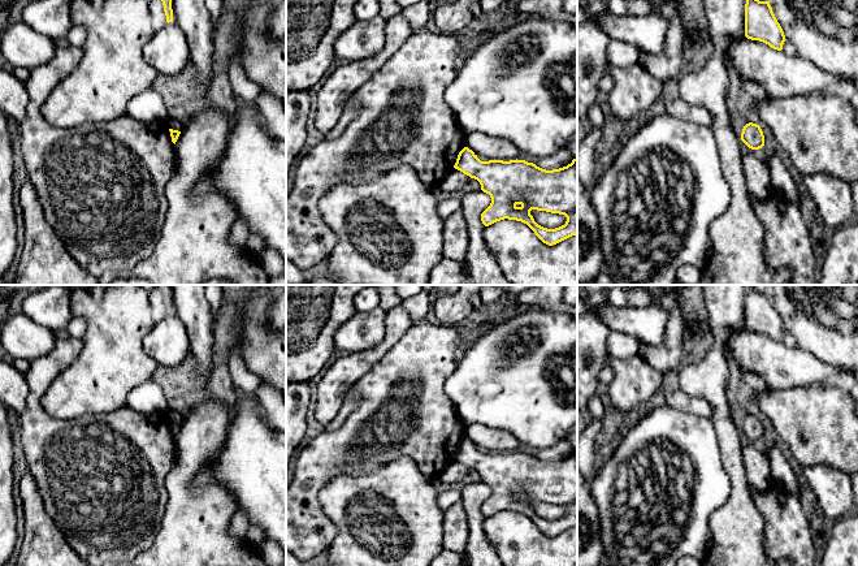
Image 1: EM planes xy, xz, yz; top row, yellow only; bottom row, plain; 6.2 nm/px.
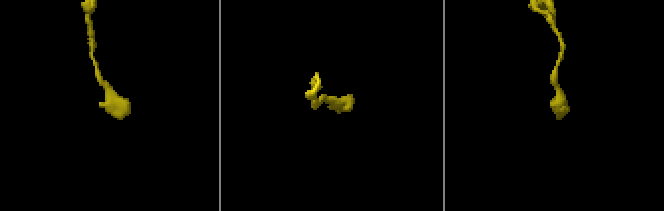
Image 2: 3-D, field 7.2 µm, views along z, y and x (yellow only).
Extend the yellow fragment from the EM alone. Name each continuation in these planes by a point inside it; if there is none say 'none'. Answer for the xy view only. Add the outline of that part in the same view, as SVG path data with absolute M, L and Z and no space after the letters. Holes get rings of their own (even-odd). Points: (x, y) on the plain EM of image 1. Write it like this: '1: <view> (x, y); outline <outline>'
none

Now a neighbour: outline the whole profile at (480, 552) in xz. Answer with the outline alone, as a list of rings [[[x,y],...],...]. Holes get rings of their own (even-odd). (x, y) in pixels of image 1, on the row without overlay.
[[[482,481],[468,484],[462,491],[462,504],[469,523],[464,552],[467,566],[503,566],[499,554],[484,531],[485,517],[481,513],[481,505],[490,494],[490,487]]]

